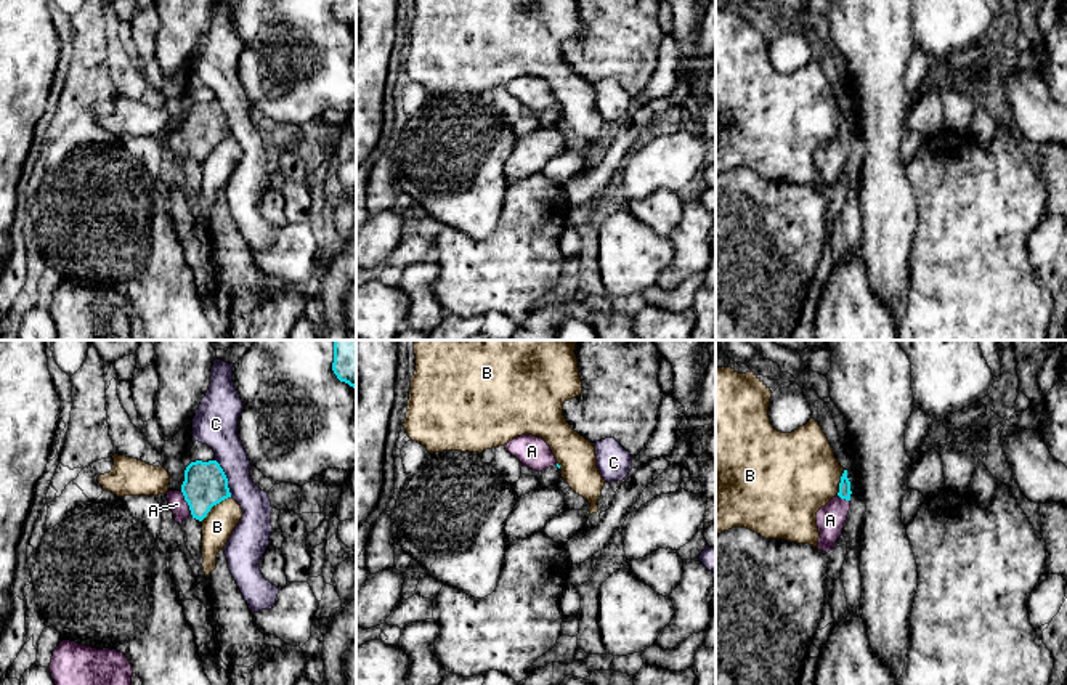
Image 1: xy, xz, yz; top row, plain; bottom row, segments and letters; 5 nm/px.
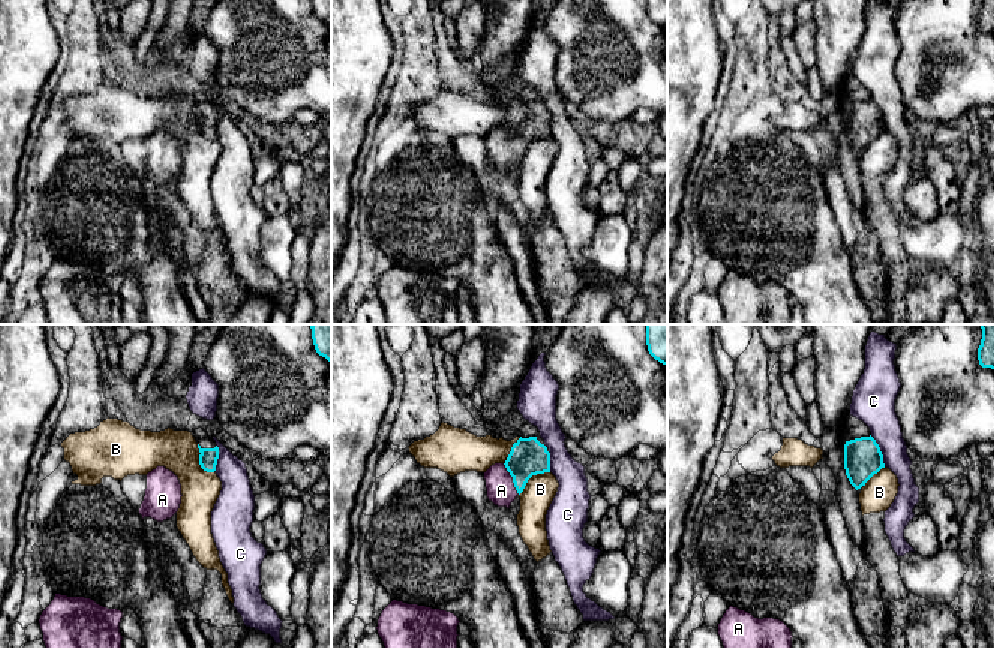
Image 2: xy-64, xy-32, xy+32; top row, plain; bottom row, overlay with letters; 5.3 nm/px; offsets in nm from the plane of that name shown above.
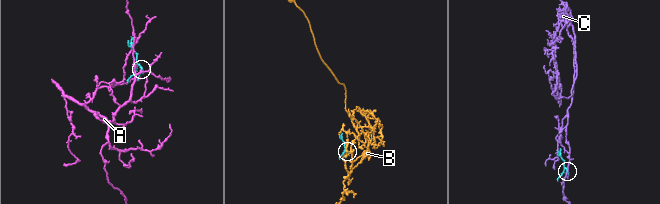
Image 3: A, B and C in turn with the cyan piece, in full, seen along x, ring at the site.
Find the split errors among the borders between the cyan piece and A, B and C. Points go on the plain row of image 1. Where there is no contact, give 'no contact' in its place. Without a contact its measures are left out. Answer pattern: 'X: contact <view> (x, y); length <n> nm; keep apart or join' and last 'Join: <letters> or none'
A: contact xy (186, 141); length 130 nm; join
B: contact xy (214, 145); length 200 nm; keep apart
C: contact xy (227, 119); length 200 nm; keep apart
Join: A

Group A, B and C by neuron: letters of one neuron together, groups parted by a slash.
A / B / C

